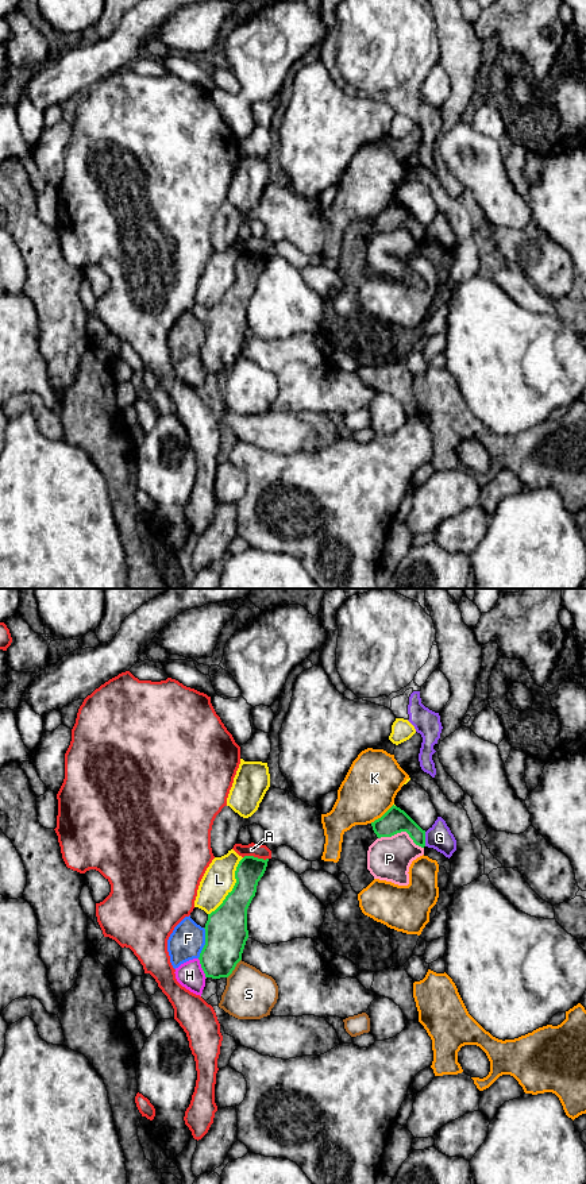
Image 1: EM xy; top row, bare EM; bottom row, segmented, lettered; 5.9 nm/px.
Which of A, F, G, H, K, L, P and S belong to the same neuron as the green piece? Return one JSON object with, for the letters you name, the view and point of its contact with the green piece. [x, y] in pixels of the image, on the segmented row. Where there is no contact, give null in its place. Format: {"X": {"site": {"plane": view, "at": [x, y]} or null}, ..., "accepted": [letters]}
{"accepted": []}

